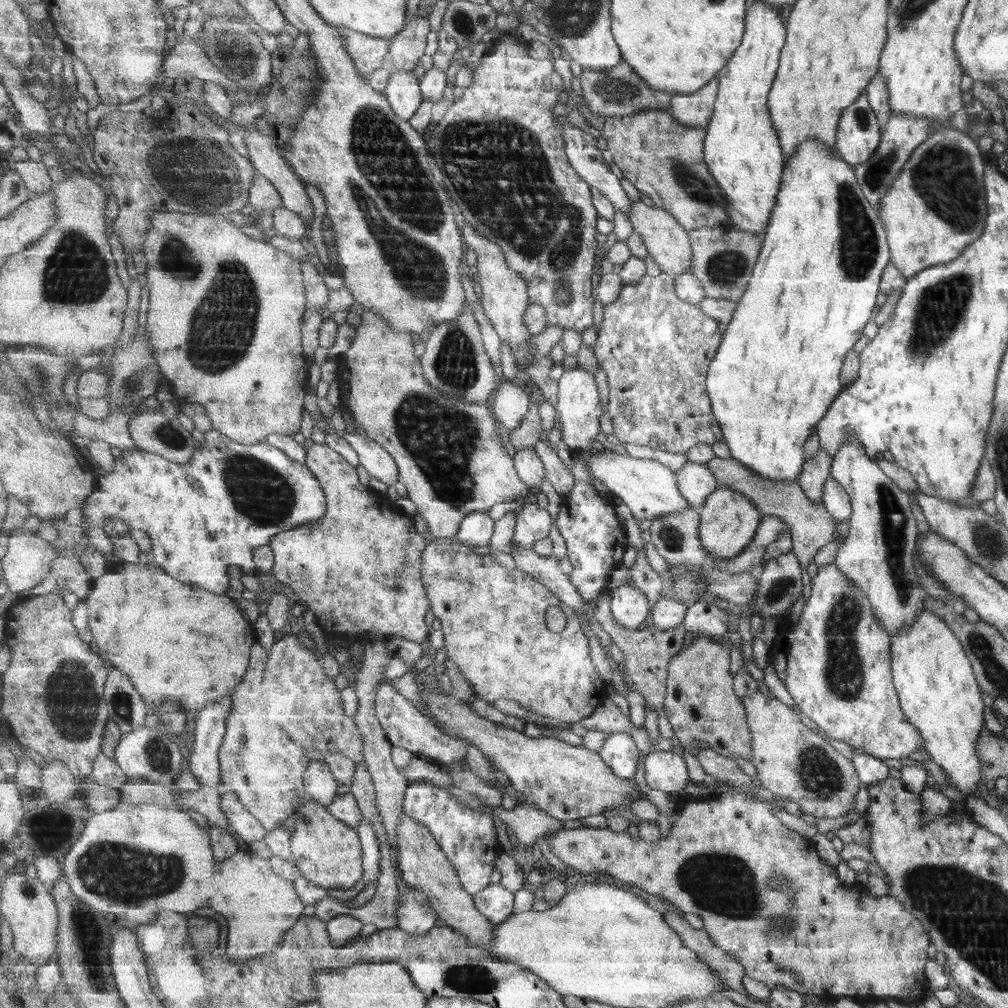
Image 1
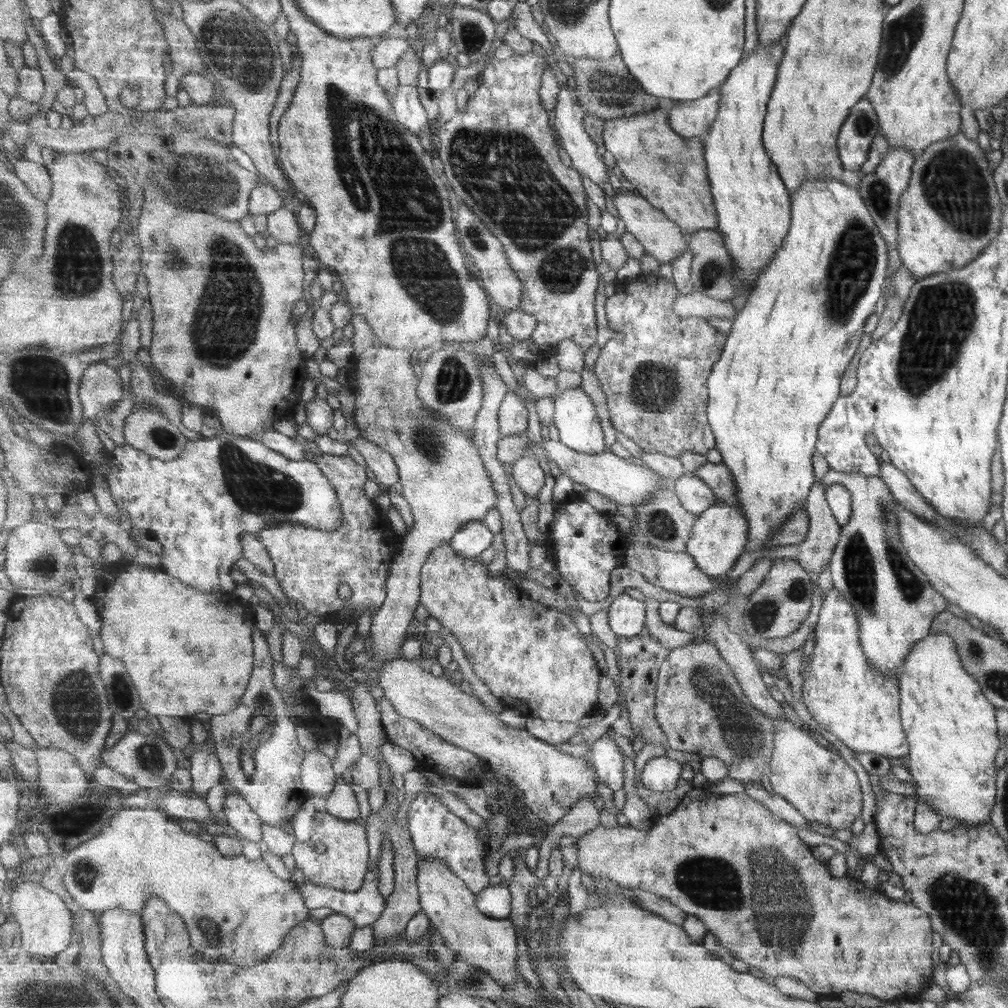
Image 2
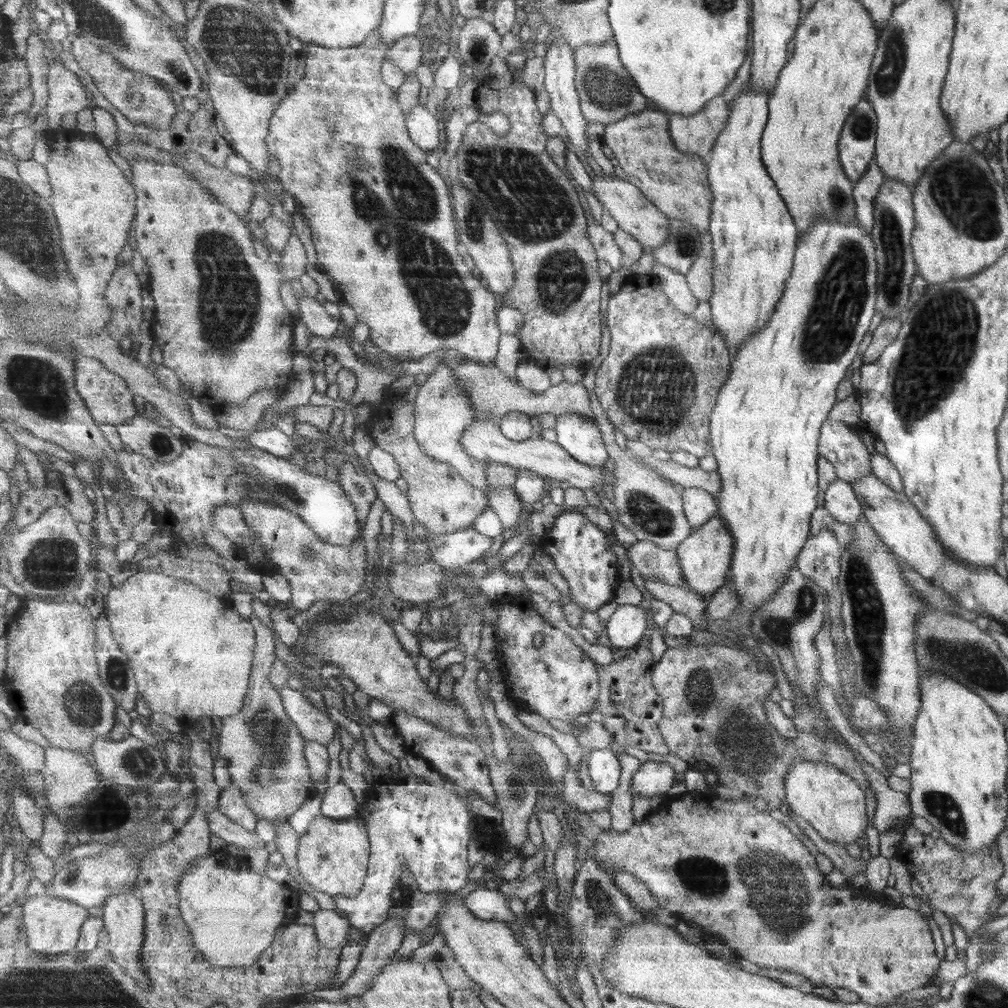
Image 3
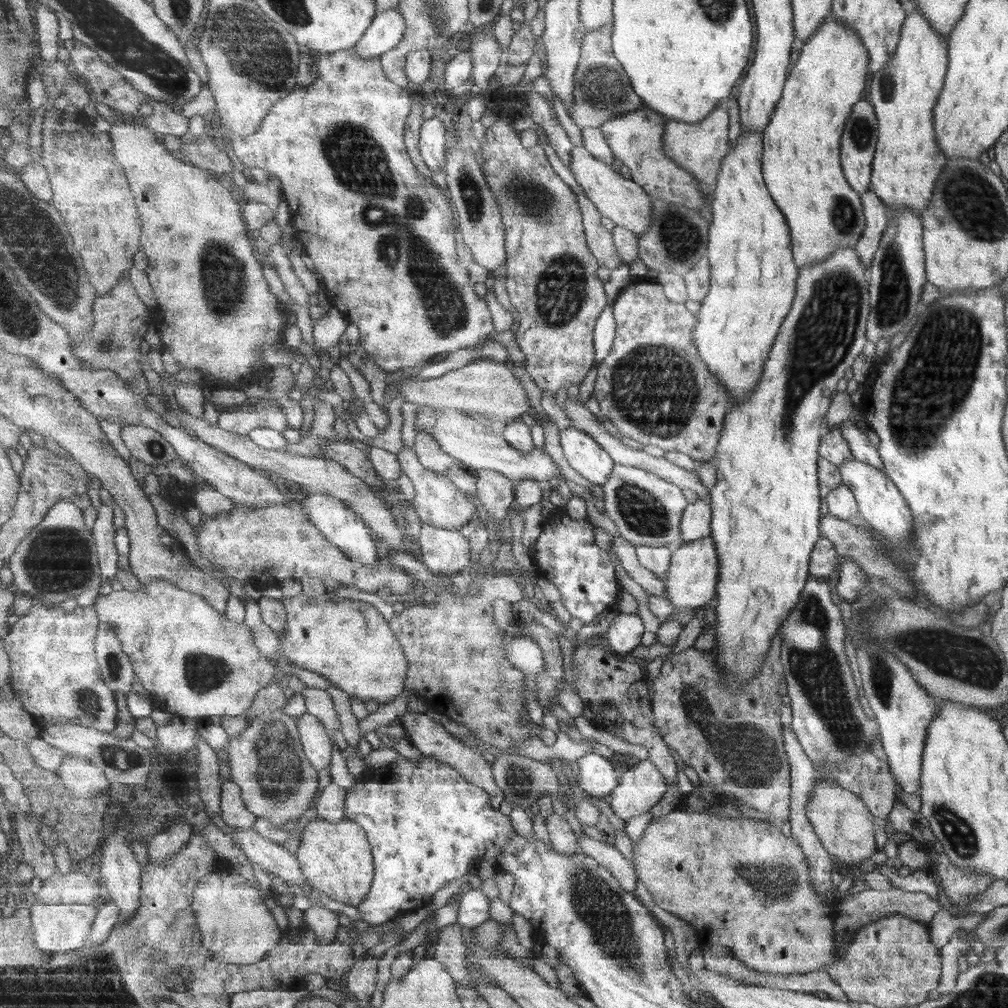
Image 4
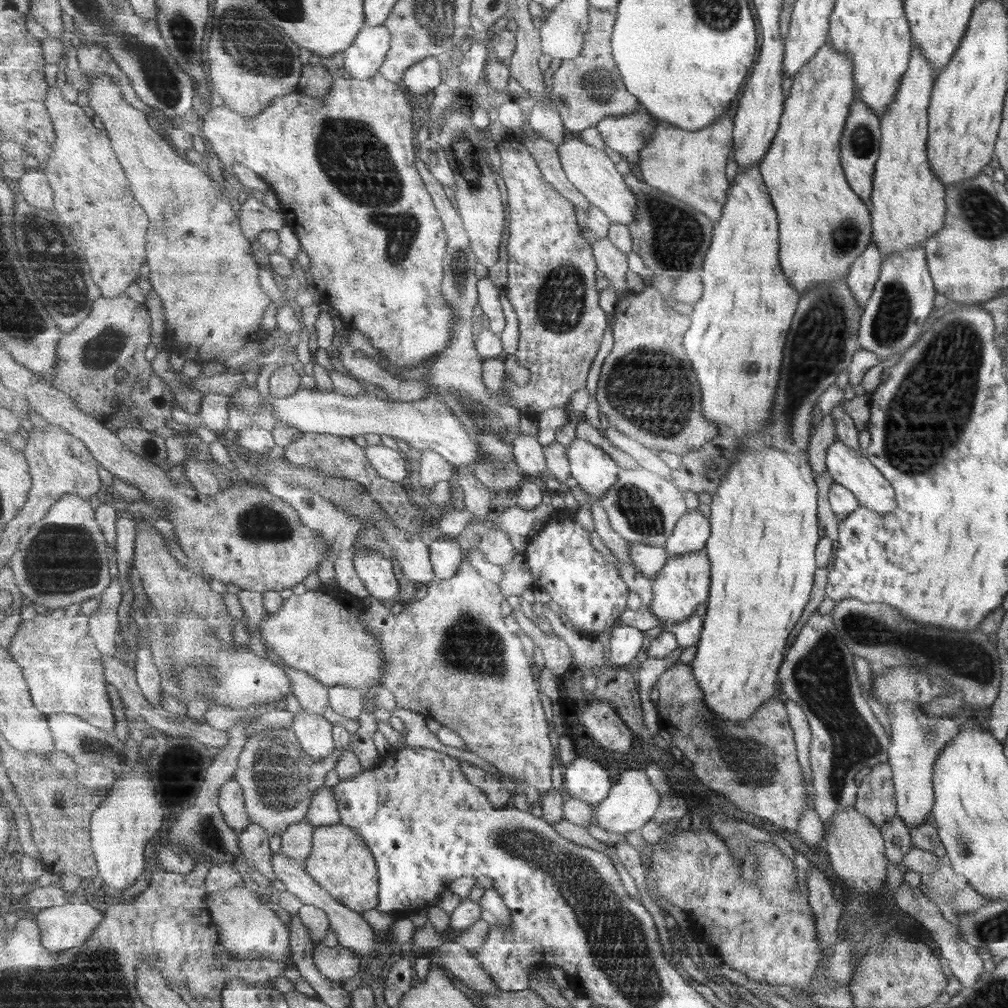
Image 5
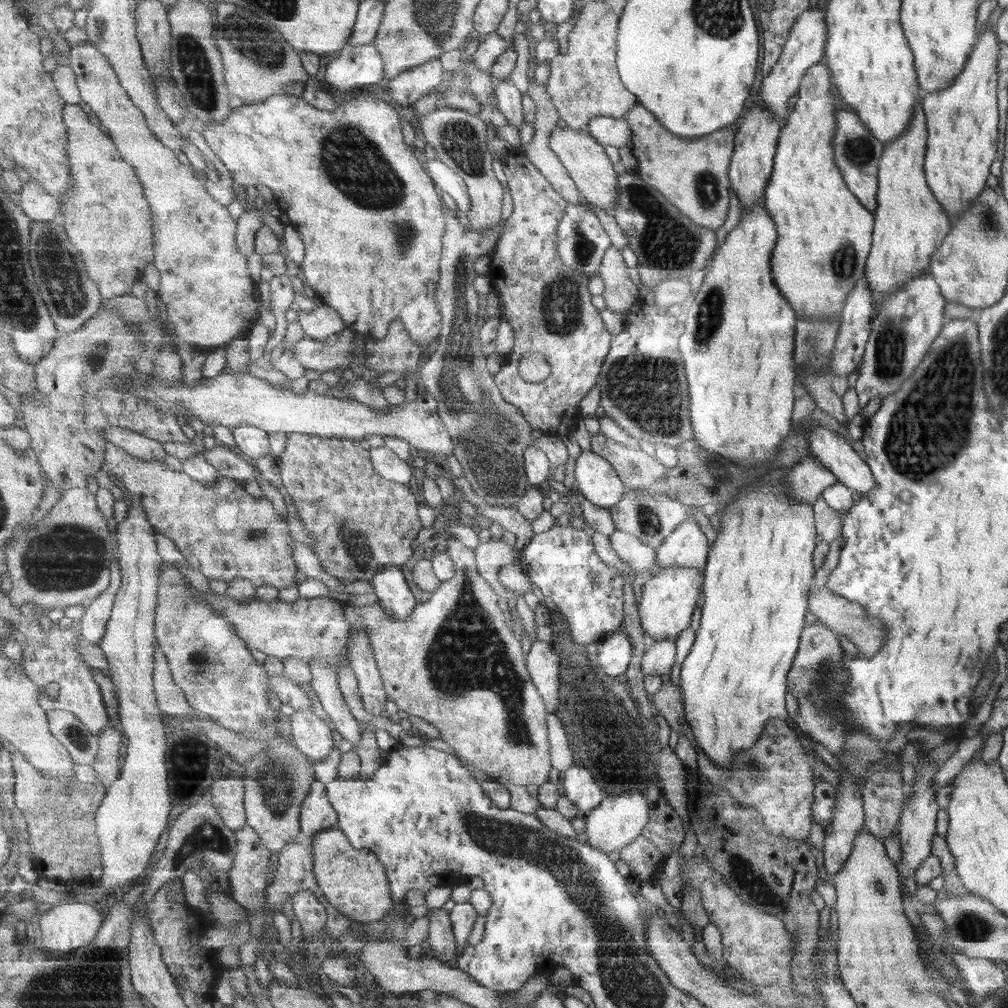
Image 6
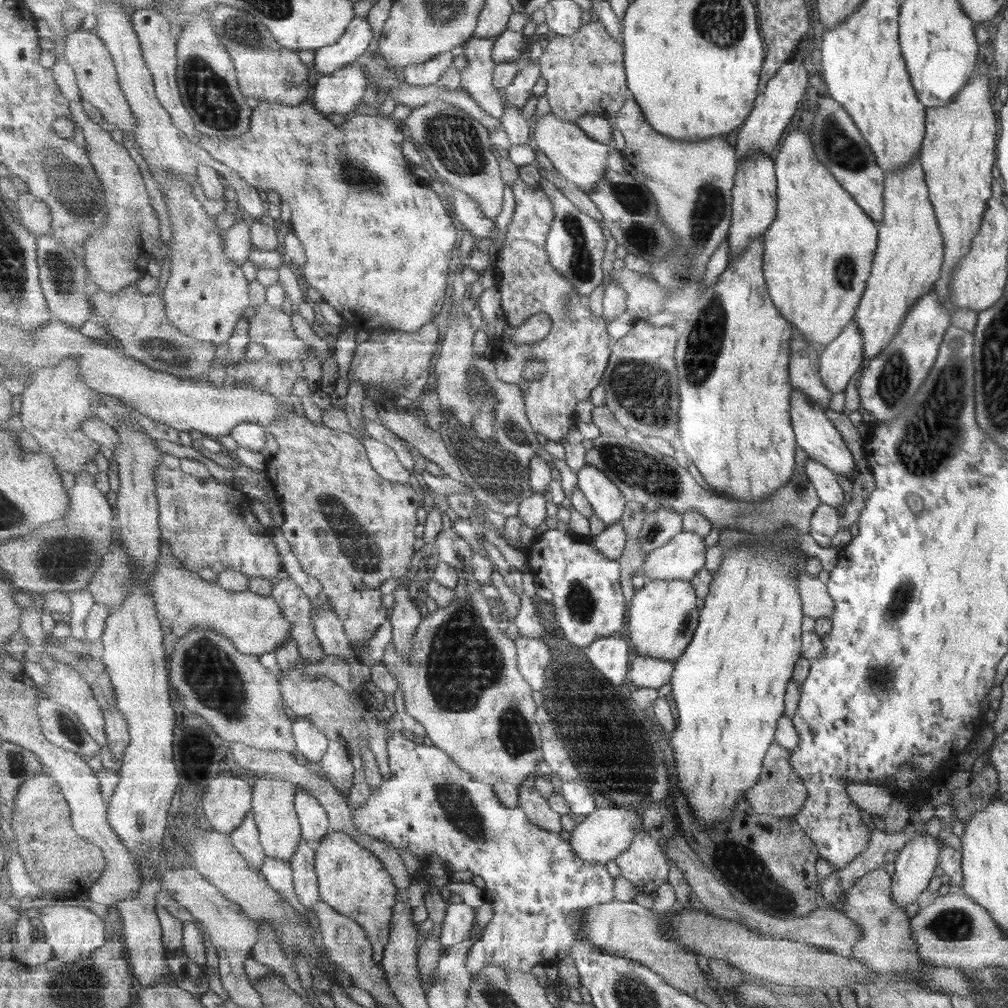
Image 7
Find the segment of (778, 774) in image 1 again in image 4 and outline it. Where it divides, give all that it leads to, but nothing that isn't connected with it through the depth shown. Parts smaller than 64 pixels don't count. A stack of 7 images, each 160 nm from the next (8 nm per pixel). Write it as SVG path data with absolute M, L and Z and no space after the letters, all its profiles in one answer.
M813 780L813 789L805 805L805 816L825 852L830 857L835 856L842 864L851 867L876 851L873 830L877 821L857 796L839 787L835 780Z

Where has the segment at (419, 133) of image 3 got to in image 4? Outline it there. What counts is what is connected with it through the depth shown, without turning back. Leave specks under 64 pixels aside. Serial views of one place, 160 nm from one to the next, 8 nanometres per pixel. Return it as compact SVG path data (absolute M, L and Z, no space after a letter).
M435 115L422 124L420 151L427 166L435 172L444 171L448 155L447 130L442 119Z

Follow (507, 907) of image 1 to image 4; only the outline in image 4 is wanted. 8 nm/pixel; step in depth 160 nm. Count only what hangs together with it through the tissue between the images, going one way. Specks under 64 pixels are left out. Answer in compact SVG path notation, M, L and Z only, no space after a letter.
M472 890L462 896L458 923L464 929L472 930L491 919L491 901L483 890Z

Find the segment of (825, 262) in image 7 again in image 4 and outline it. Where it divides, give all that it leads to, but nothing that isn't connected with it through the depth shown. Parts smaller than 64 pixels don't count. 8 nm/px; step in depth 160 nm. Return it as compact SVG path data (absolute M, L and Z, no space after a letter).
M830 12L802 44L801 53L784 80L774 112L762 130L762 179L775 206L785 217L790 249L797 269L827 259L838 246L853 248L865 228L859 195L851 190L842 173L839 141L851 107L859 100L867 78L867 50L861 39Z

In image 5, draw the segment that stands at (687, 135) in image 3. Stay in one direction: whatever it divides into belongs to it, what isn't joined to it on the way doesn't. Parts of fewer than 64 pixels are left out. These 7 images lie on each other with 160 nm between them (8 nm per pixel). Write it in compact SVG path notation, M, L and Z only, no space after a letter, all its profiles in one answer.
M725 114L709 127L699 131L679 128L665 121L658 122L658 130L641 152L642 180L661 192L674 196L699 212L706 214L712 223L719 220L727 190L725 160L731 148L731 120Z

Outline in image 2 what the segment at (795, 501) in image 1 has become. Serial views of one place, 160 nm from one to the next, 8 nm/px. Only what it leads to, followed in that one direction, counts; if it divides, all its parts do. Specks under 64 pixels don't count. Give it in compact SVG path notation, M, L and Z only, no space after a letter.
M705 463L696 468L693 474L706 481L711 487L711 492L719 497L719 500L727 504L735 504L735 487L729 469L723 464Z

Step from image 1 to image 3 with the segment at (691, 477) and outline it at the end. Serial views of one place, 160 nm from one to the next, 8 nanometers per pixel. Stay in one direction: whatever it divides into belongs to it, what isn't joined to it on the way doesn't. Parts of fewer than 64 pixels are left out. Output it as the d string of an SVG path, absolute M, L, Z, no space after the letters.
M685 488L682 497L687 518L693 529L701 528L711 520L715 514L715 502L711 498L711 493L702 488Z

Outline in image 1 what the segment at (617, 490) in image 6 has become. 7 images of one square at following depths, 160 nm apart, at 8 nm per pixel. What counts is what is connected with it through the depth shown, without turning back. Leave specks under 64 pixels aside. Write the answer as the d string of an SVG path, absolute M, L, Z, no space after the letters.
M576 366L571 370L566 370L558 380L559 404L556 413L562 422L562 439L568 445L572 453L588 451L592 449L596 440L602 439L601 424L599 418L604 414L597 390L595 376L587 372L585 368Z

